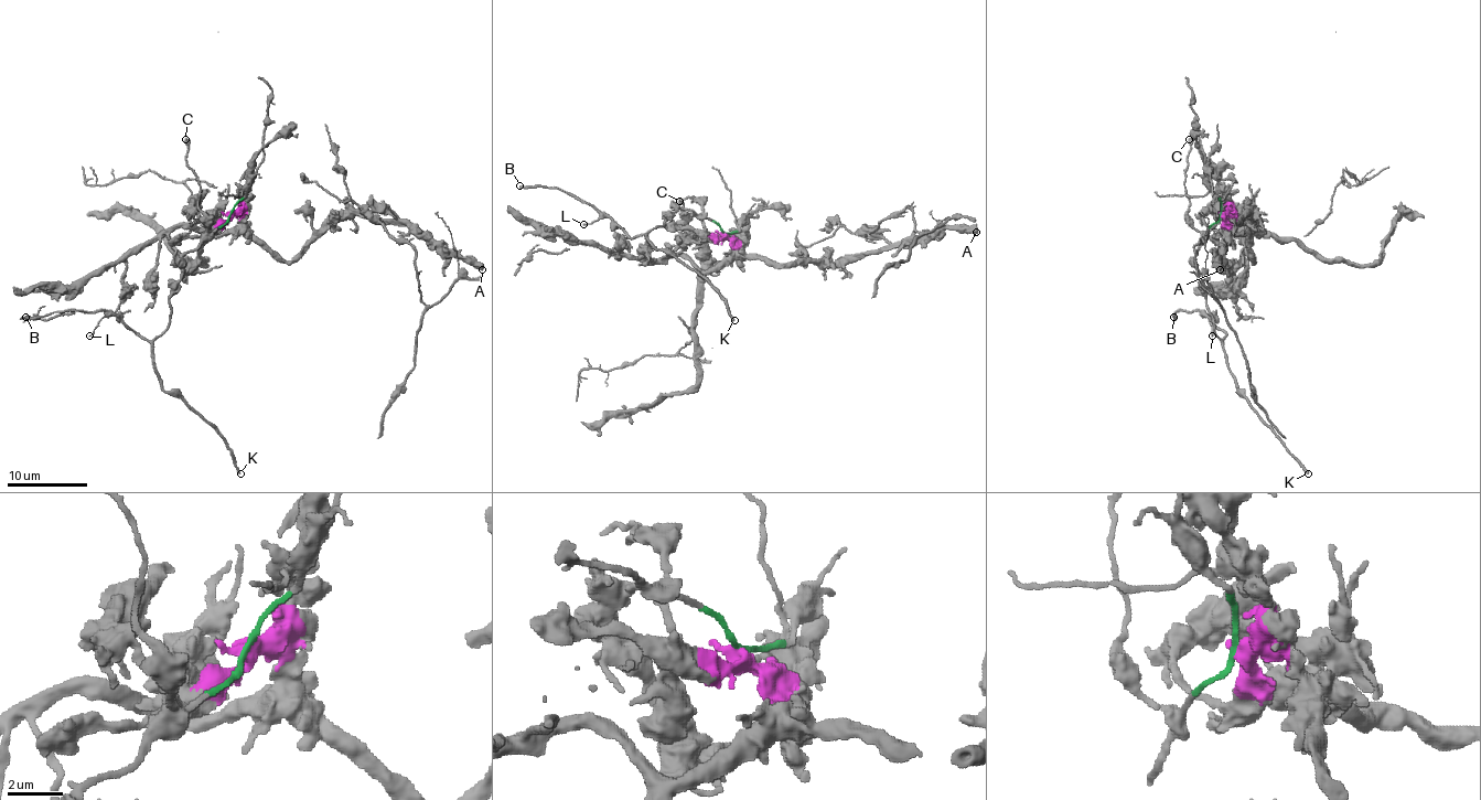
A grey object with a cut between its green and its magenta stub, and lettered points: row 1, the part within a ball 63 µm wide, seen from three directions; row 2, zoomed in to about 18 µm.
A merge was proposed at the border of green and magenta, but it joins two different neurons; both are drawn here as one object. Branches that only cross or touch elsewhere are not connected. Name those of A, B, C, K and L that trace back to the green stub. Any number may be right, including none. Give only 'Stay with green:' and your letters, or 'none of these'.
Stay with green: B, C, K, L

